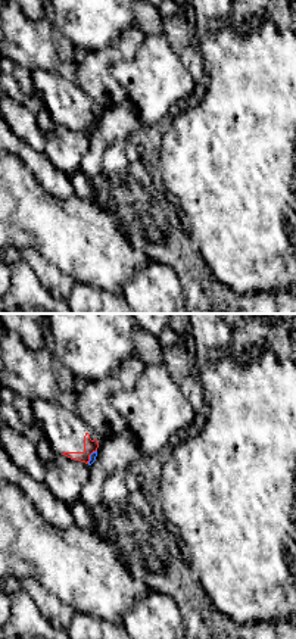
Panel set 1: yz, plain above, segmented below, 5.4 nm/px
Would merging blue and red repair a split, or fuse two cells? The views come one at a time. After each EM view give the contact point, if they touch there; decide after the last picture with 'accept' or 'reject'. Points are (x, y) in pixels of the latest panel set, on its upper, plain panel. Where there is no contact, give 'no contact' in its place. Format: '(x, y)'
(90, 127)

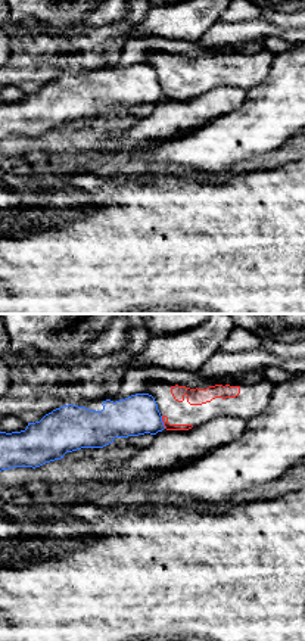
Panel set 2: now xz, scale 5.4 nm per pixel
(162, 92)

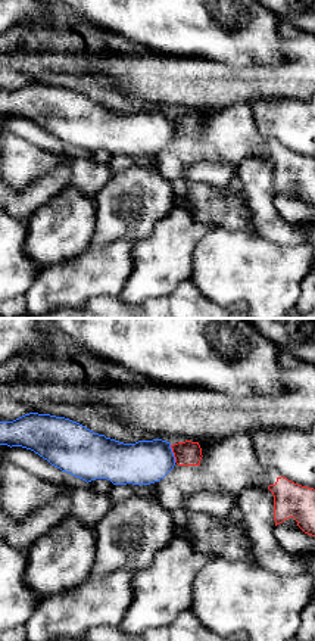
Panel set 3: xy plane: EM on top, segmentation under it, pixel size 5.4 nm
(172, 124)

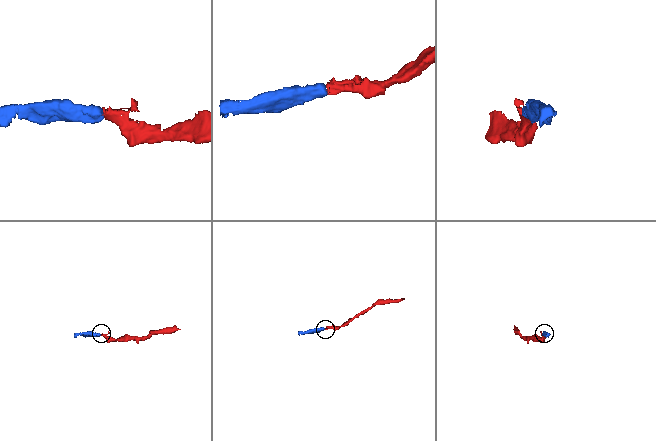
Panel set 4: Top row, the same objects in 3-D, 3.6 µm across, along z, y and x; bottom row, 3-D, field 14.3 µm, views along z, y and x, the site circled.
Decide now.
reject

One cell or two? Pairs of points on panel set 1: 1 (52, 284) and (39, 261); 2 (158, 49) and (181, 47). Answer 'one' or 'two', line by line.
1: one
2: two

